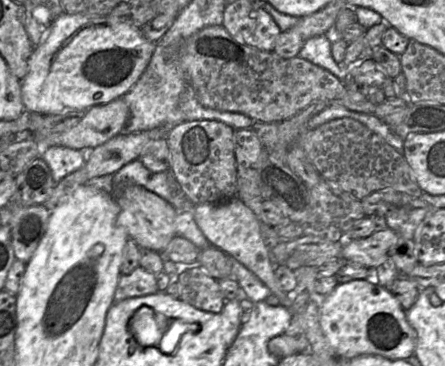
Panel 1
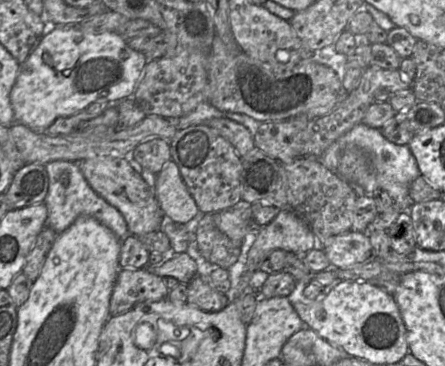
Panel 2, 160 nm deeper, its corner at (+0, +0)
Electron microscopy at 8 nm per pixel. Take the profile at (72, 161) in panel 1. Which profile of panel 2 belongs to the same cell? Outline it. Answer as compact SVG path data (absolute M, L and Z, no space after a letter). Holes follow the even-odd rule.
M56 160L48 162L44 166L48 174L48 193L43 202L48 211L46 220L48 227L56 233L61 233L79 216L90 216L109 228L120 240L123 240L129 234L127 223L121 212L90 187L82 174L79 163ZM63 173L68 178L68 185L66 186L59 180Z

